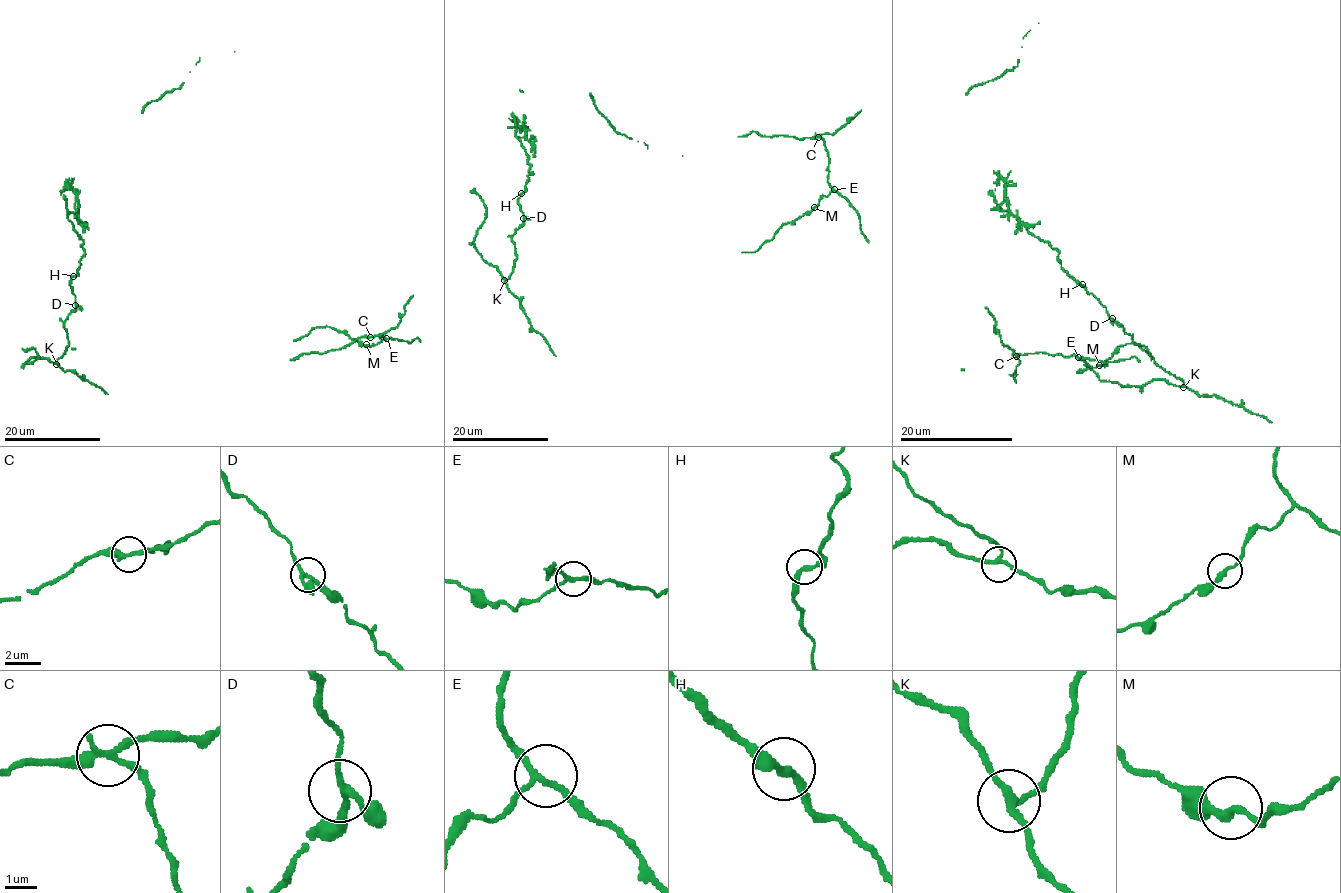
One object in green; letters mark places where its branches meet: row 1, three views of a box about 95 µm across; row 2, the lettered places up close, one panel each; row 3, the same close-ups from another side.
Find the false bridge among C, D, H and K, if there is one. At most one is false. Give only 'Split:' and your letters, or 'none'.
Split: C

